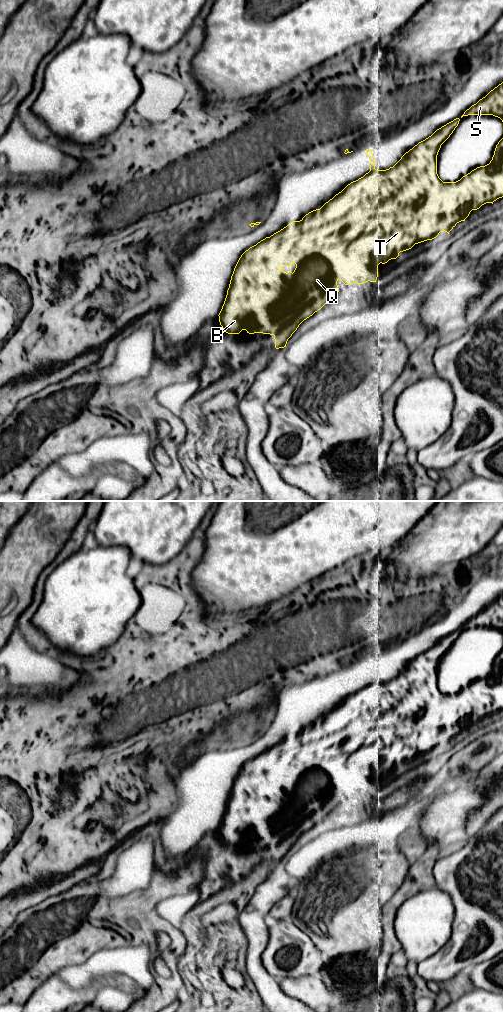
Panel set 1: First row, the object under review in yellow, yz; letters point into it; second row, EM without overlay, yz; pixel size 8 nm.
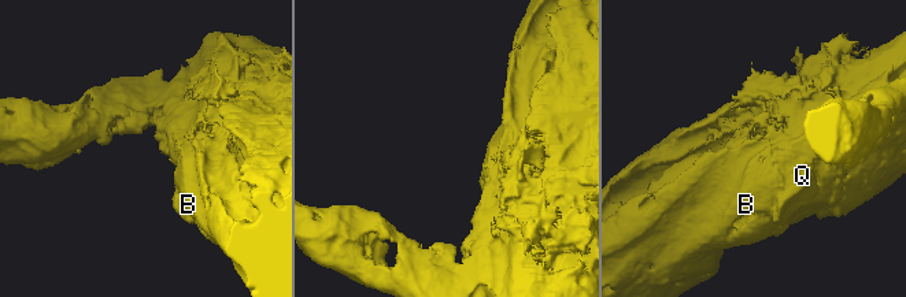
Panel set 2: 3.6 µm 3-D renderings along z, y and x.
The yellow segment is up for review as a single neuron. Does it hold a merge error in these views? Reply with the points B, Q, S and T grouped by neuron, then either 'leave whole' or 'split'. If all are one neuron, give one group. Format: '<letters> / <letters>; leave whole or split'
B Q S T; leave whole

